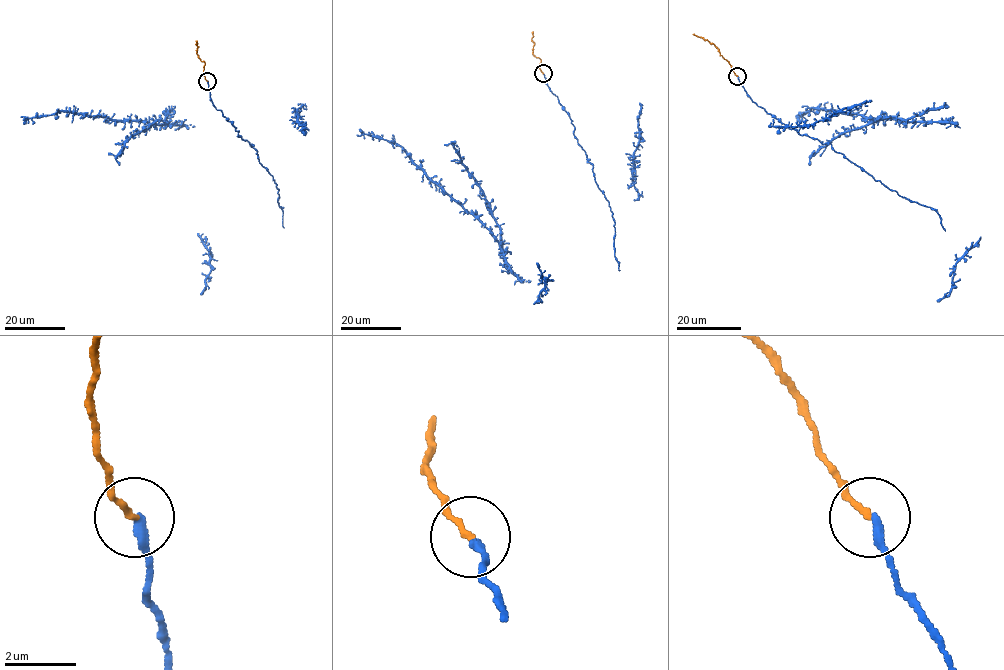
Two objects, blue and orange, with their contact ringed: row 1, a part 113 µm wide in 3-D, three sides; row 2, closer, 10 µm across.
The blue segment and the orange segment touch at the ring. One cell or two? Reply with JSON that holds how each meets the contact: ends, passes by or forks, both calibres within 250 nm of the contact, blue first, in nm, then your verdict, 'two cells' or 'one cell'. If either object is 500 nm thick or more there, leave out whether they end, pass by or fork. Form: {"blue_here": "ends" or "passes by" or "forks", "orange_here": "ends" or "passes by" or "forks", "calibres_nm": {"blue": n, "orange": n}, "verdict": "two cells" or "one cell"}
{"blue_here": "ends", "orange_here": "ends", "calibres_nm": {"blue": 280, "orange": 170}, "verdict": "one cell"}

